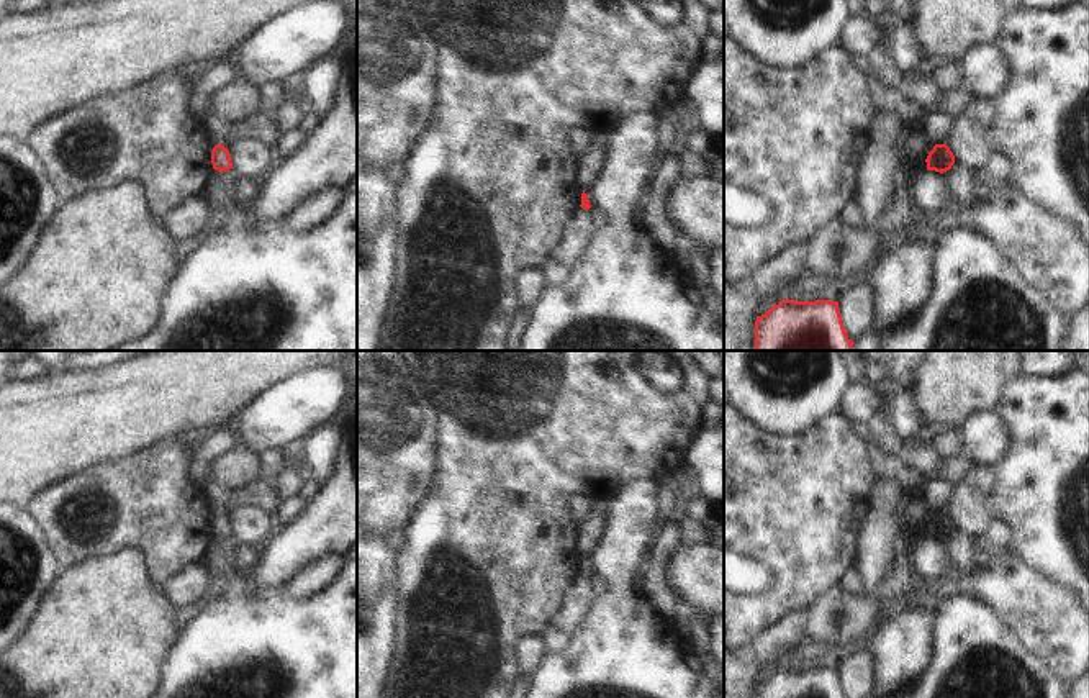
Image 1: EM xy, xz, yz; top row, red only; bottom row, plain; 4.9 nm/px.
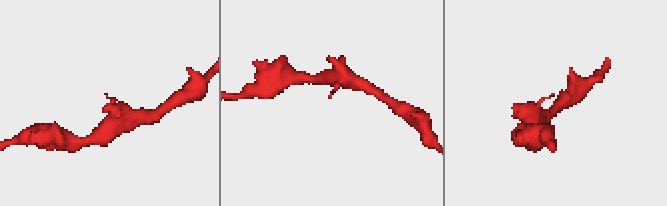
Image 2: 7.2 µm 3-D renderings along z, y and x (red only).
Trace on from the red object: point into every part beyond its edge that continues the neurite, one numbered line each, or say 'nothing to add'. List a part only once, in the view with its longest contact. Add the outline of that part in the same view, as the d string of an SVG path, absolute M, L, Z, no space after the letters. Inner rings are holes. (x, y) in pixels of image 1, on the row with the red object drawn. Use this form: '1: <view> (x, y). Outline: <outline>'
nothing to add

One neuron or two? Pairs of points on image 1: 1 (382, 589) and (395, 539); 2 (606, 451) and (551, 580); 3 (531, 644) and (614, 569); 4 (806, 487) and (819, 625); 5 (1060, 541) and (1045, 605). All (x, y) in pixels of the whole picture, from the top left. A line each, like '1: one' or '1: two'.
1: two
2: one
3: two
4: two
5: two

